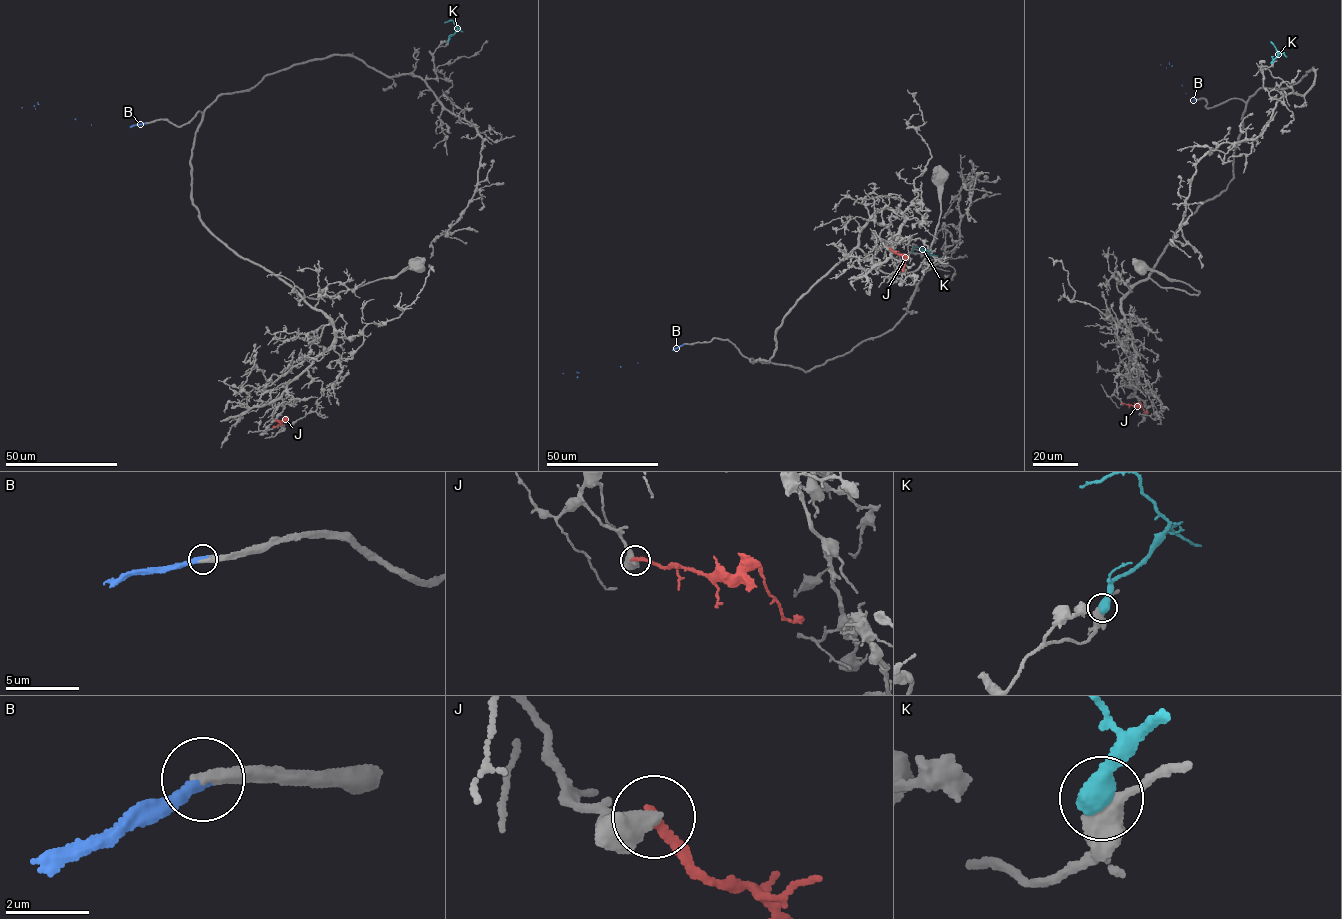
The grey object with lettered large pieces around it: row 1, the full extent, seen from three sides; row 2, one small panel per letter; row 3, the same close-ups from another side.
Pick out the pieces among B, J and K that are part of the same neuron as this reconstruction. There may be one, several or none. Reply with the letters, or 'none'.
B

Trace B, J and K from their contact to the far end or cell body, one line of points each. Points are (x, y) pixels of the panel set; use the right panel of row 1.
B: (1195, 99), (1192, 100), (1160, 64)
J: (1122, 403), (1140, 404), (1147, 412)
K: (1272, 62), (1278, 53), (1271, 42), (1274, 44)

